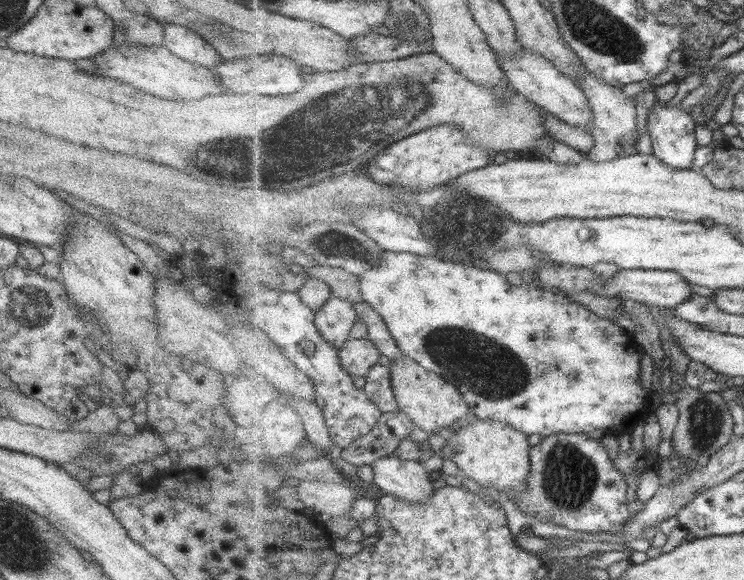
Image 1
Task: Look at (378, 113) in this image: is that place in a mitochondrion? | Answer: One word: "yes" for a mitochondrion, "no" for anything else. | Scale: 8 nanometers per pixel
yes

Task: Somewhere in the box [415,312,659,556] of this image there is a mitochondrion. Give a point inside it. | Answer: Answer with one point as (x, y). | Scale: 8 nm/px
(483, 368)

